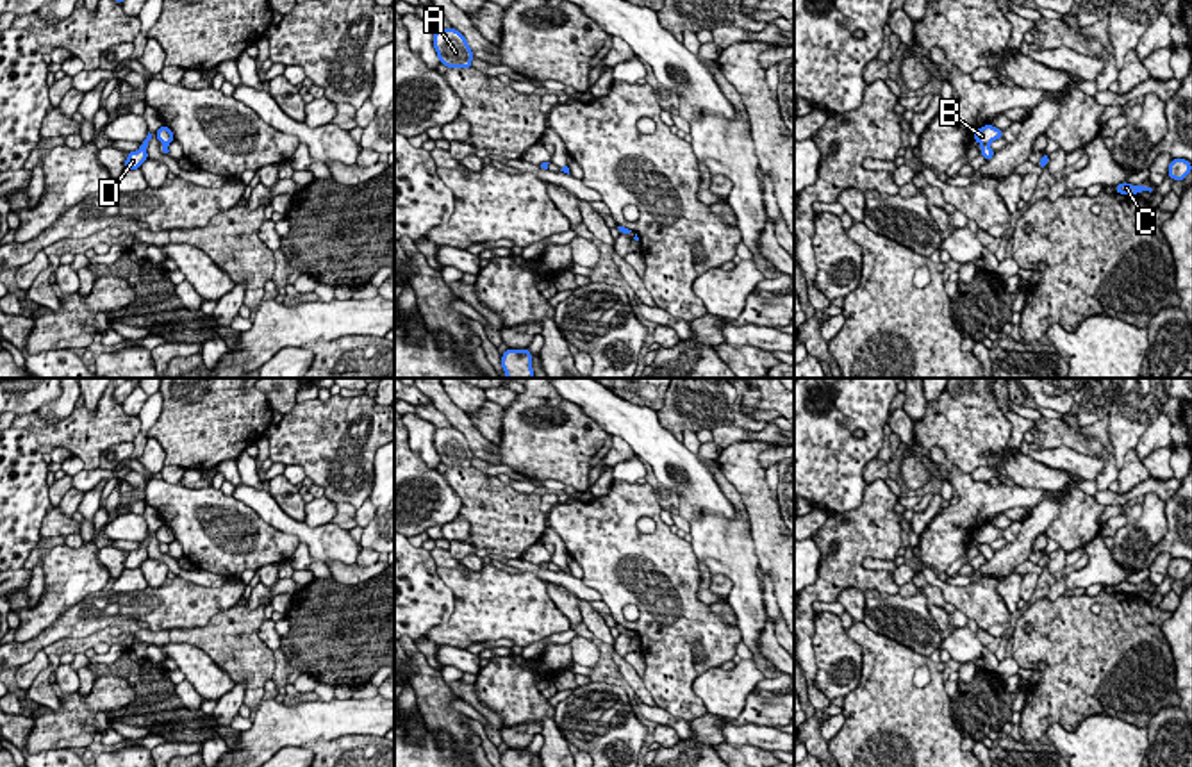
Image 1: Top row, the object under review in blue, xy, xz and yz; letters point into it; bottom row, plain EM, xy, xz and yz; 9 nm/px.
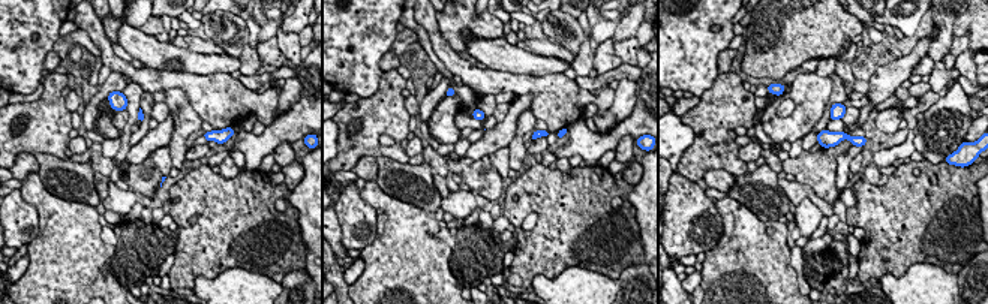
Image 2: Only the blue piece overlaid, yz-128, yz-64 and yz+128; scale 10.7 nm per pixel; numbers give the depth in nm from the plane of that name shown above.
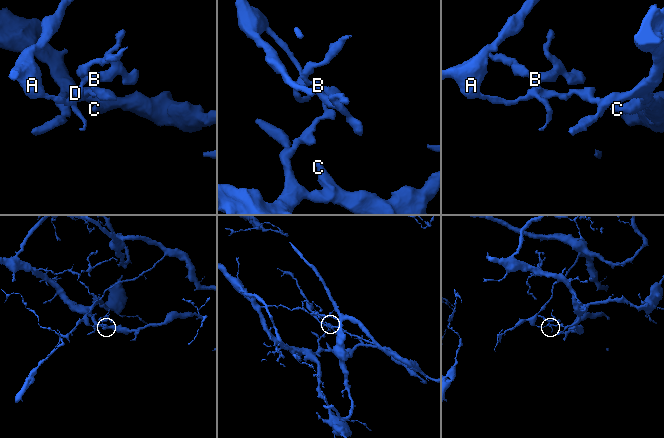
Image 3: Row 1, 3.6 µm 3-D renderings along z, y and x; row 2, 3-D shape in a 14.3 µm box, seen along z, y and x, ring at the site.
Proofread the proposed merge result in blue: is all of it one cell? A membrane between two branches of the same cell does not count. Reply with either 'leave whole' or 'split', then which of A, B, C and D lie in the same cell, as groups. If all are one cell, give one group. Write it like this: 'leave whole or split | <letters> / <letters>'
split | A B D / C

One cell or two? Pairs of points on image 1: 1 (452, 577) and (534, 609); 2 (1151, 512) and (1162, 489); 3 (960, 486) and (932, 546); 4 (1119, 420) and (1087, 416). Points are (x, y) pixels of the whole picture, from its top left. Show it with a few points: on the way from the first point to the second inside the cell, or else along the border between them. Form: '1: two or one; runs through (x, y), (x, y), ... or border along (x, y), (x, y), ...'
1: one; runs through (471, 589), (488, 603), (514, 605)
2: two; border along (1144, 494), (1155, 493), (1164, 502)
3: one; runs through (964, 500), (964, 511), (946, 532)
4: two; border along (1116, 396), (1107, 416)

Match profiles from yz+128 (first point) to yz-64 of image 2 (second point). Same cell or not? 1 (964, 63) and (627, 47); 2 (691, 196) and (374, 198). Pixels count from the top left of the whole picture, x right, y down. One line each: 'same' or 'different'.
1: same
2: different

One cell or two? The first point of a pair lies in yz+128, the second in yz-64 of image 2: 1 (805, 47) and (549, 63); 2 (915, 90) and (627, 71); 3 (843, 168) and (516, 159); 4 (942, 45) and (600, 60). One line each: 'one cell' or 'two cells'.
1: one cell
2: one cell
3: two cells
4: two cells

